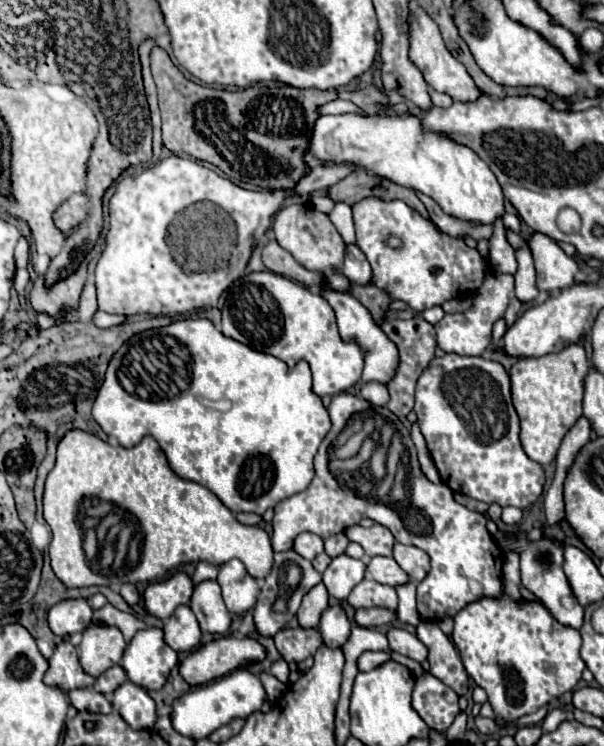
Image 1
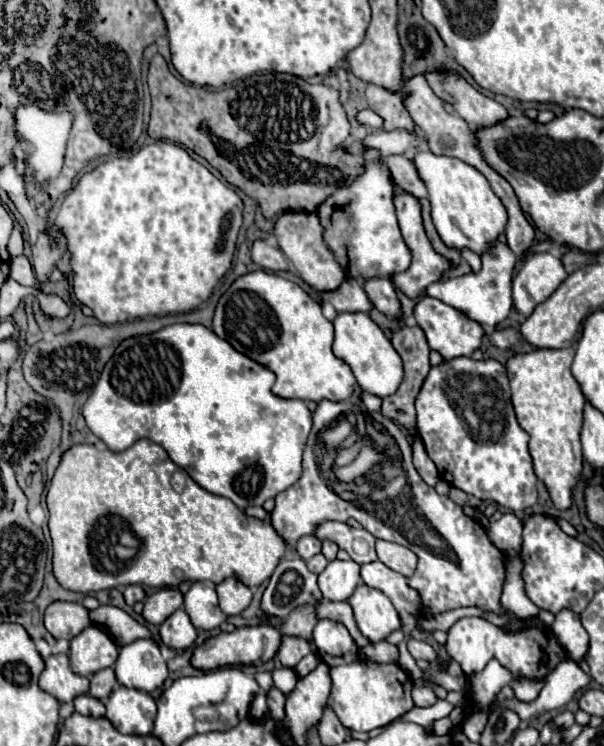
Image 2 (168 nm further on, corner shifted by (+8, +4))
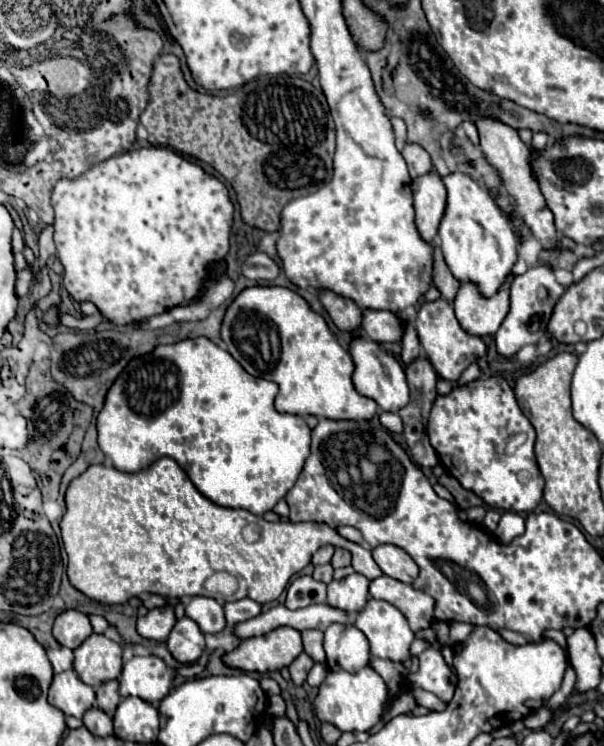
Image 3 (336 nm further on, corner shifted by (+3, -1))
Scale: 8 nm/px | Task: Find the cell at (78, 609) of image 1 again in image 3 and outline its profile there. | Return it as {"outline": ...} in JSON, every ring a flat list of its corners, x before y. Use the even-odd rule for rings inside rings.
{"outline":[[75,609,63,611,61,615,57,615,53,623,53,637,63,647,69,647,69,649,79,647,91,633,93,633,93,627,89,623,89,617]]}

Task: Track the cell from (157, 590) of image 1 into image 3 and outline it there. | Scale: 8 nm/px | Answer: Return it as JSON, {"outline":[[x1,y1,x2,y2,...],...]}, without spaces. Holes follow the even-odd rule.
{"outline":[[163,605,151,609,147,615,139,617,137,621,137,631,145,639,155,639,155,641,165,641,175,625,177,617,173,611,173,605]]}

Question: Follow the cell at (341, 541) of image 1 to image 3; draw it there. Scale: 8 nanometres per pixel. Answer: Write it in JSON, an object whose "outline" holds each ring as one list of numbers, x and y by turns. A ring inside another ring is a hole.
{"outline":[[335,549,331,565,337,569,337,567,347,567,349,563,351,563,351,553,347,549]]}

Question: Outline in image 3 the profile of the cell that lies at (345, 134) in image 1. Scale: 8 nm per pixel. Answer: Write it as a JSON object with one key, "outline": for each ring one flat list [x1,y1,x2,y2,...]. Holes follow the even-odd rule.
{"outline":[[455,171,445,175,443,183,447,187,447,207,439,225,439,239,445,261,459,281,473,281,485,297,491,297,517,261,519,241,513,225,495,205,489,189,469,175]]}

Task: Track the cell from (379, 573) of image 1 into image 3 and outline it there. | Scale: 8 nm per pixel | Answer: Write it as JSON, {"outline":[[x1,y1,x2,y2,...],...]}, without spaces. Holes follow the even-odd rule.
{"outline":[[381,575,369,583,369,593,373,599,383,599,395,605,407,617,413,631,425,629,433,623,433,597,415,589,413,585]]}

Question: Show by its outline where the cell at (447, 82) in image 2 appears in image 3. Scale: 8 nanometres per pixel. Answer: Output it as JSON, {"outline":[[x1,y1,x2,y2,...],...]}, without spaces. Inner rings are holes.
{"outline":[[481,117,475,121,475,125,477,125,477,133,479,133,479,145,481,145,487,161,491,161,491,165,495,165,495,169,499,169,499,175,503,177,503,183,507,185,507,193,511,193,511,197,515,197,515,201,519,201,519,213,523,213,523,221,527,221,527,227,533,231,535,239,539,239,545,249,557,247,559,239,557,239,557,233,553,227,553,213,545,207,539,185,529,169,529,149,521,141,517,129,509,127,507,123,503,123,497,117]]}

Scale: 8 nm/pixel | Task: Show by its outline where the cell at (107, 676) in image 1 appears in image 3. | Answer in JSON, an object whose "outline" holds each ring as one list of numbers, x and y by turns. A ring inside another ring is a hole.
{"outline":[[111,679,111,681,105,681,103,685,99,685,95,689,97,693,97,707,103,709,107,715,113,715,117,705,119,705,119,681]]}

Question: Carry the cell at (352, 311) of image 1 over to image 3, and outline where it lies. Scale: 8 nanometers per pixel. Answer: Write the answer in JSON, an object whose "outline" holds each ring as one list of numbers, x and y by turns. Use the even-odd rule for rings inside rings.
{"outline":[[353,335,351,343,349,343,349,353,355,363,355,371,353,371,351,379,353,379,355,389,361,395,373,399,379,405,379,409,383,409,383,411,399,411,403,405,407,405,409,389,407,389,405,371,391,353,383,351,375,341,365,339,363,335]]}

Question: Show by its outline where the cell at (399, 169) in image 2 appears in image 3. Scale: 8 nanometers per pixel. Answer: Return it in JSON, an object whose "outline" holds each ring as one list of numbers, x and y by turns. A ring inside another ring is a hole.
{"outline":[[407,143,405,149,401,151,401,155,403,155,403,159,407,161,407,165,409,165,409,175,411,175,413,179,417,179,417,177,421,177,421,175,427,175,427,173,433,169,429,153,427,153,423,147,415,145,415,143]]}

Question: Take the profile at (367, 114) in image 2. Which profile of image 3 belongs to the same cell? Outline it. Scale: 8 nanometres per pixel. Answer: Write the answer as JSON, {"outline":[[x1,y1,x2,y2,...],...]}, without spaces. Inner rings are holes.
{"outline":[[391,117,391,125,393,125,393,133,395,133,395,141,397,141,397,149,401,151,405,145,405,123,399,117]]}

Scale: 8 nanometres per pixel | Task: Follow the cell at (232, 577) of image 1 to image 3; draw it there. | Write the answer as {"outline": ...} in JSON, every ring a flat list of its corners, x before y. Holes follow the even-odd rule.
{"outline":[[243,597,239,601,231,601,231,603,225,603,225,619,227,619,227,625,237,625,241,621,247,621,255,615,261,613,261,605,249,597]]}

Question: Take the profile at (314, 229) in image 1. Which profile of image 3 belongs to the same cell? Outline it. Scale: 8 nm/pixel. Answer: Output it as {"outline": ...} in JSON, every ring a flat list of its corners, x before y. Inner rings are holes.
{"outline":[[319,289,319,299,339,329,355,331,359,327,361,309,355,305,355,301,341,297,331,289]]}

